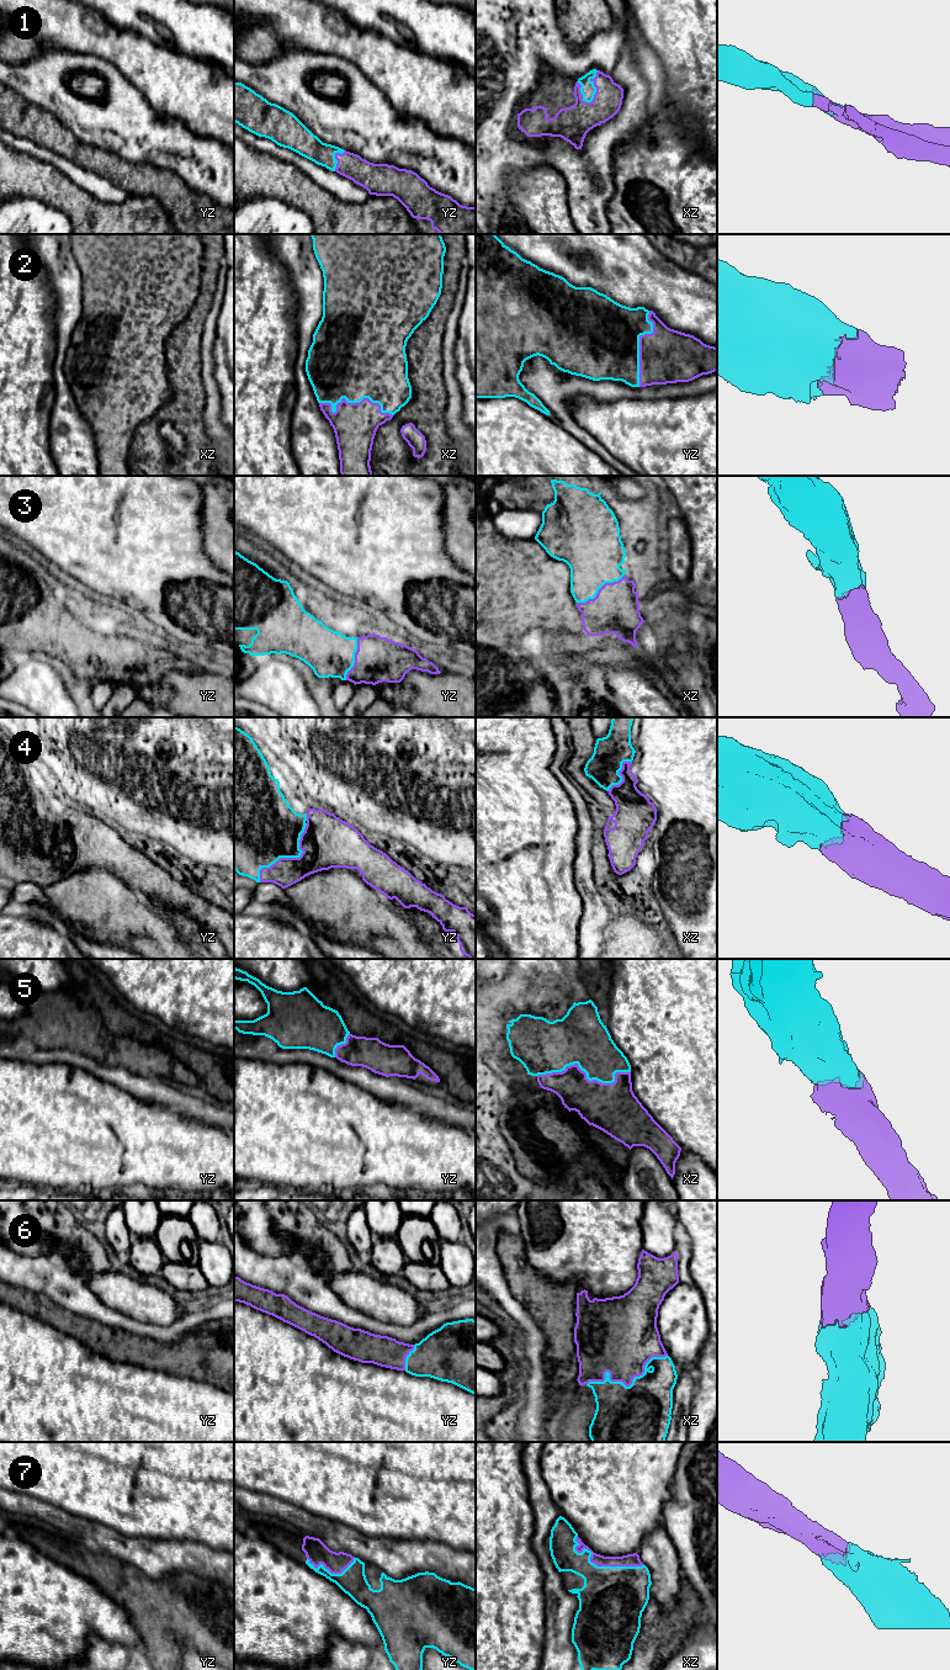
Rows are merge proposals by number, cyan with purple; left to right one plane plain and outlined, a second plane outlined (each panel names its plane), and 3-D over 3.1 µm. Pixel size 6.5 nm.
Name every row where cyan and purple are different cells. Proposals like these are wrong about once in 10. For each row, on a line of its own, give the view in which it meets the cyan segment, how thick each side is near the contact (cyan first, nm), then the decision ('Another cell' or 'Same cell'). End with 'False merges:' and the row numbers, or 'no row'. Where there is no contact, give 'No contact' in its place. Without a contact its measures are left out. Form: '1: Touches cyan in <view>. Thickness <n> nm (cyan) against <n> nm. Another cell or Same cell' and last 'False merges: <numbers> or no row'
1: Touches cyan in xz. Thickness 100 nm (cyan) against 200 nm. Same cell
2: Touches cyan in xz. Thickness 460 nm (cyan) against 280 nm. Same cell
3: Touches cyan in xz. Thickness 380 nm (cyan) against 320 nm. Same cell
4: Touches cyan in yz. Thickness 440 nm (cyan) against 320 nm. Same cell
5: Touches cyan in xz. Thickness 340 nm (cyan) against 300 nm. Same cell
6: Touches cyan in xz. Thickness 480 nm (cyan) against 360 nm. Same cell
7: Touches cyan in xz. Thickness 420 nm (cyan) against 80 nm. Same cell
False merges: no row

